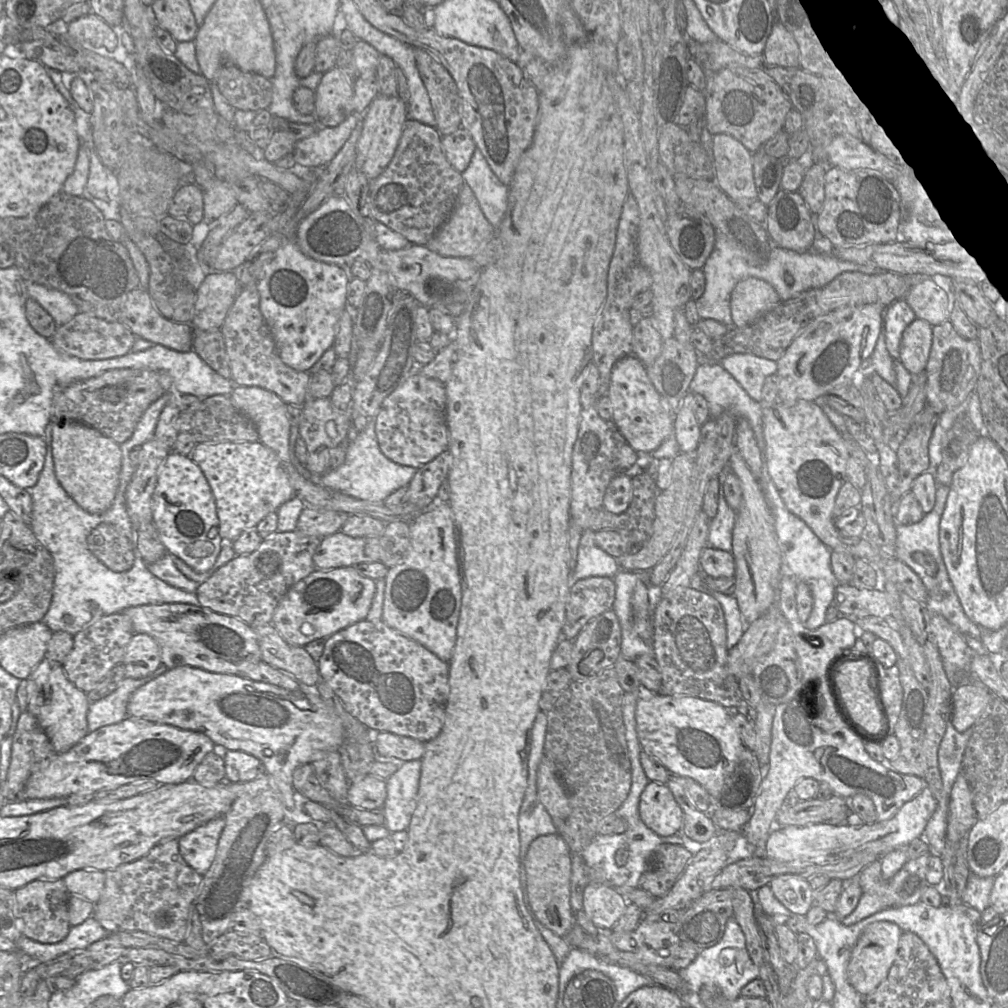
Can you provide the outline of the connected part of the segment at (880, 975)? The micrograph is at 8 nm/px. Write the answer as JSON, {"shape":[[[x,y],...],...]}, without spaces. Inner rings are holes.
{"shape":[[[890,921],[870,925],[859,937],[848,963],[848,977],[853,988],[861,995],[872,993],[888,975],[893,965],[903,930]]]}

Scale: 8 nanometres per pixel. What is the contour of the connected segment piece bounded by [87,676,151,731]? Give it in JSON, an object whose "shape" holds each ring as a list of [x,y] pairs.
{"shape":[[[151,676],[134,679],[125,677],[108,696],[90,702],[87,712],[88,730],[123,721],[127,715],[127,705],[131,695],[142,685],[149,682]]]}

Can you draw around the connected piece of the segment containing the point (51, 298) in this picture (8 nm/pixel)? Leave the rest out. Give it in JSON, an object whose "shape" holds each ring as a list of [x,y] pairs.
{"shape":[[[27,282],[29,298],[36,301],[54,320],[57,327],[69,322],[79,310],[72,299],[62,291]]]}

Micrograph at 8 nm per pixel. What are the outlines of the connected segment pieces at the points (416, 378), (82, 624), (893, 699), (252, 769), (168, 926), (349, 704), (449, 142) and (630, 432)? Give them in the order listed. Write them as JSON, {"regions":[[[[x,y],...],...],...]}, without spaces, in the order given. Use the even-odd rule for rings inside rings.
{"regions":[[[[416,371],[384,399],[375,423],[382,453],[396,464],[419,469],[448,448],[445,383]]],[[[166,392],[154,401],[141,416],[132,436],[120,444],[122,460],[117,493],[111,506],[100,514],[91,514],[83,510],[62,488],[55,476],[51,446],[47,446],[38,481],[27,490],[33,502],[31,529],[54,560],[53,596],[49,609],[41,620],[52,632],[63,631],[73,636],[101,616],[118,613],[128,607],[163,603],[199,605],[195,593],[173,587],[153,575],[141,556],[136,555],[129,570],[114,572],[100,562],[87,546],[90,532],[100,523],[109,523],[116,526],[135,547],[134,528],[126,508],[126,489],[135,472],[129,453],[134,447],[140,447],[155,437],[159,415],[170,399],[170,395],[170,392]]],[[[878,663],[882,699],[889,716],[889,727],[893,735],[894,727],[899,719],[903,701],[903,687],[897,665],[884,667]]],[[[223,750],[225,781],[241,783],[264,774],[263,765],[256,757],[239,750]]],[[[177,839],[163,840],[143,857],[104,873],[105,885],[95,904],[93,917],[108,933],[142,931],[184,943],[189,908],[202,881],[202,875],[182,858]]],[[[363,619],[355,624],[344,628],[328,637],[325,641],[323,653],[317,661],[320,680],[325,682],[339,698],[344,710],[365,725],[372,732],[389,732],[392,734],[410,737],[422,742],[434,739],[441,731],[445,721],[445,711],[450,692],[449,686],[449,665],[442,661],[435,654],[427,650],[421,644],[409,639],[405,635],[393,630],[382,620],[368,621]]],[[[459,128],[451,134],[443,135],[441,145],[451,166],[460,173],[469,166],[477,149],[470,133],[463,128]]],[[[634,355],[621,358],[613,367],[605,394],[612,403],[612,421],[638,454],[650,454],[673,436],[674,416],[647,375],[647,367]]]]}

